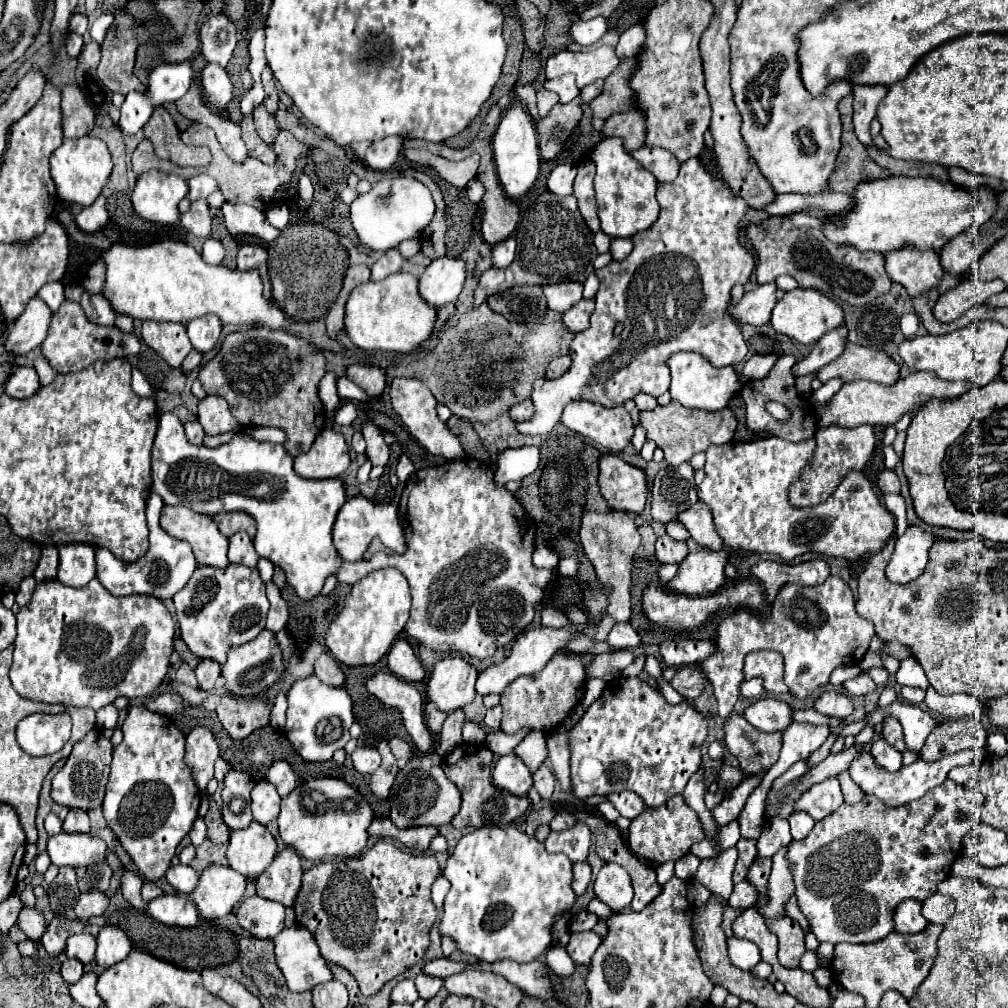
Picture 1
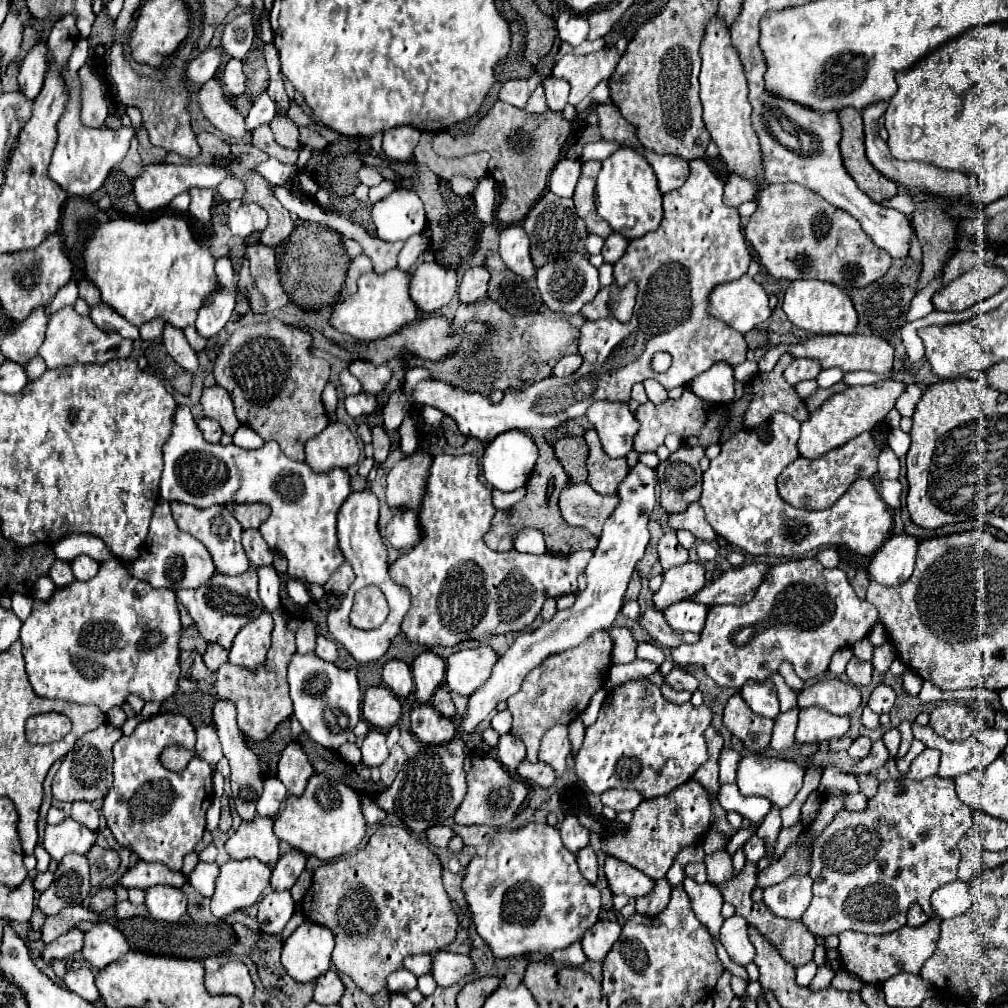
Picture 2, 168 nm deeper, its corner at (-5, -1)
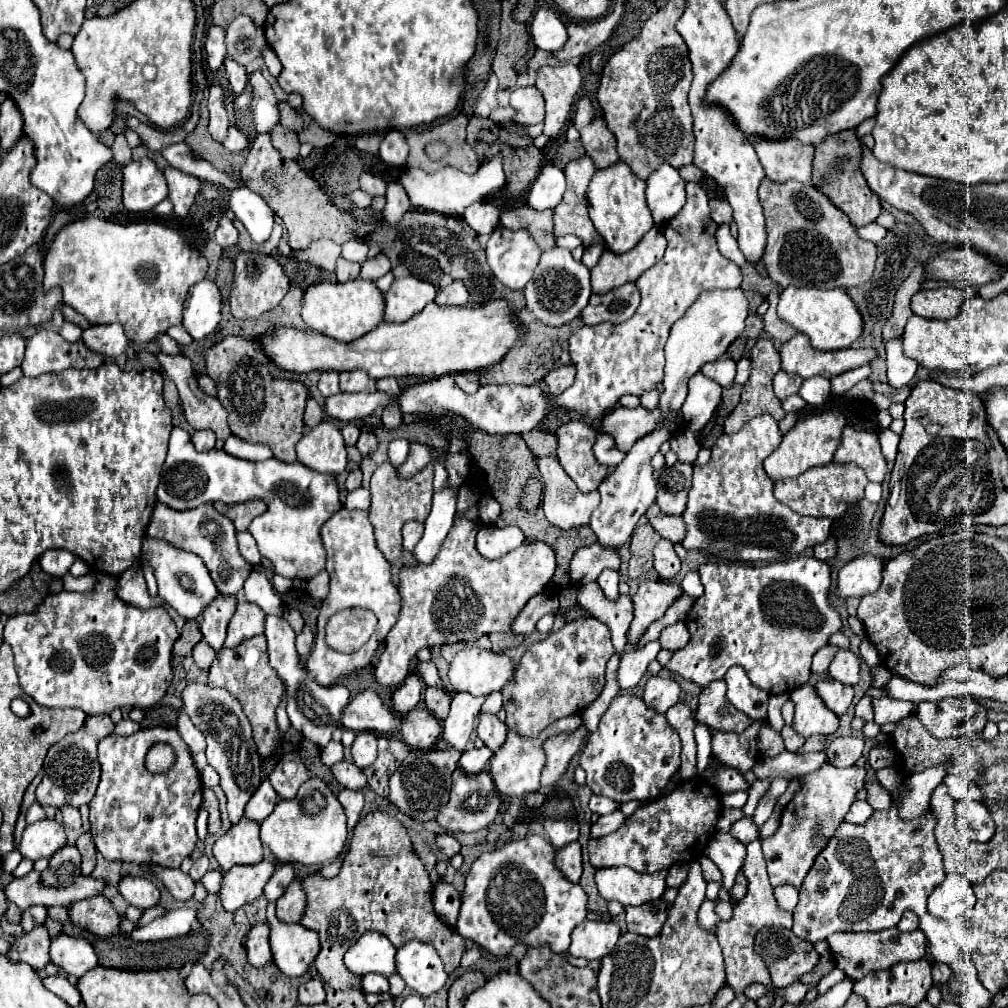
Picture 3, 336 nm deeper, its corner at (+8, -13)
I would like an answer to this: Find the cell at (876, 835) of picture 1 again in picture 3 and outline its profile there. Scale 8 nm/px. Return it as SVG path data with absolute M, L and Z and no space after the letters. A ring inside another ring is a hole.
M898 799L892 809L876 811L864 825L842 823L820 857L816 857L810 873L804 879L800 901L794 909L792 931L798 937L818 943L836 931L890 929L892 925L898 925L906 909L912 909L920 917L920 929L926 933L934 961L944 961L954 971L962 991L974 991L976 999L972 1001L976 1005L988 1007L992 993L982 987L974 965L968 963L958 951L950 937L948 923L944 919L934 919L926 909L928 895L946 877L942 855L934 839L934 825L936 817L932 811L926 811L914 821L902 821L898 817ZM870 857L874 865L870 865Z

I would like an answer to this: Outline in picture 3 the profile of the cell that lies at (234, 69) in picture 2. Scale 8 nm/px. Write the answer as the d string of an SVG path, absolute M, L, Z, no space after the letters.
M226 57L224 61L224 67L226 67L226 73L228 73L228 79L230 79L230 87L234 91L234 95L240 95L246 87L246 81L248 81L248 73L242 65L238 65L234 59Z

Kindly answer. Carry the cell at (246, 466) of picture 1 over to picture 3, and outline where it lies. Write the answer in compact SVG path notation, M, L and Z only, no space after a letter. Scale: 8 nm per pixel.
M174 427L164 461L160 485L156 489L160 503L176 511L194 509L200 503L238 503L248 499L262 499L268 509L252 521L250 533L258 549L274 565L274 571L288 579L310 579L324 569L326 553L320 539L320 527L340 507L338 485L334 475L316 473L300 461L284 463L268 459L262 463L246 461L228 455L226 451L196 451L190 435L182 427Z

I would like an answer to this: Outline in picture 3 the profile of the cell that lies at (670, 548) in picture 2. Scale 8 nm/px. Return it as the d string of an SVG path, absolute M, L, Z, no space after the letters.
M662 539L654 547L654 569L662 579L672 579L680 571L680 559L674 551L674 543L668 539Z

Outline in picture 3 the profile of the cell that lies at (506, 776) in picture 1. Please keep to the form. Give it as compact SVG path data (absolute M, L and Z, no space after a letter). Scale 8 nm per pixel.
M480 711L478 713L478 737L486 743L486 747L490 747L492 751L500 749L500 745L504 743L504 737L506 737L506 725L504 721L498 719L498 715L494 713L484 713Z

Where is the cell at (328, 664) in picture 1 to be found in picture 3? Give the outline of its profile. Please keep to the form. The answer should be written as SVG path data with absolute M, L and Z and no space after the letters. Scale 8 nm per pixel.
M304 625L304 629L296 635L296 651L298 651L298 655L302 659L306 659L310 649L312 649L312 645L314 645L314 633L310 631L310 627Z

